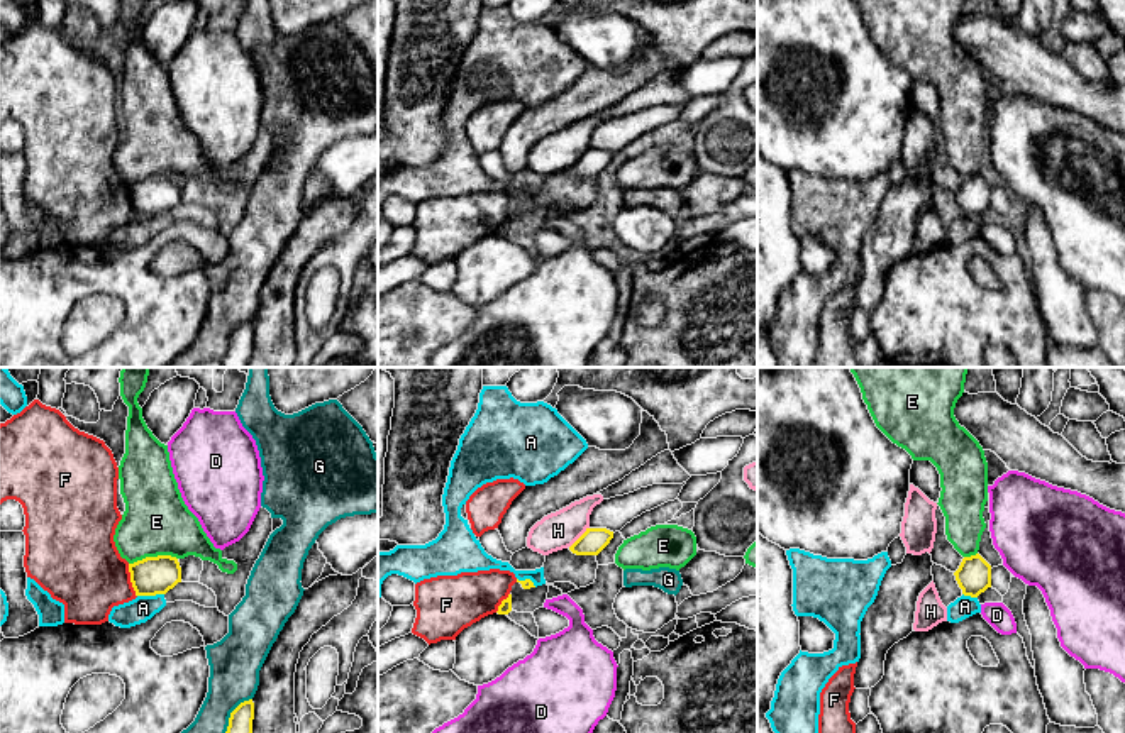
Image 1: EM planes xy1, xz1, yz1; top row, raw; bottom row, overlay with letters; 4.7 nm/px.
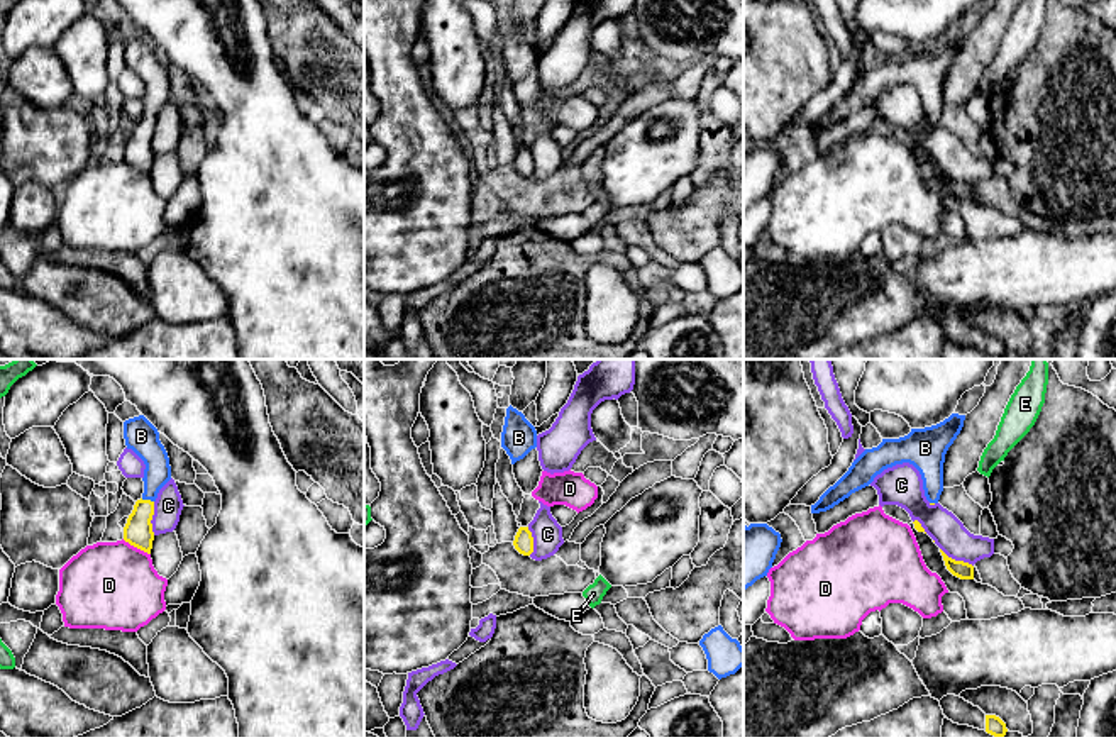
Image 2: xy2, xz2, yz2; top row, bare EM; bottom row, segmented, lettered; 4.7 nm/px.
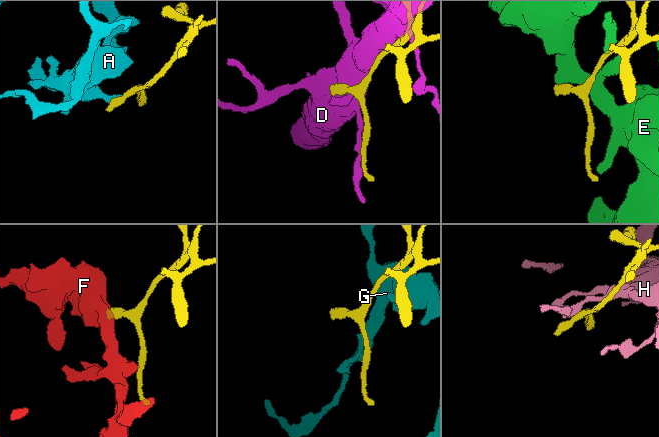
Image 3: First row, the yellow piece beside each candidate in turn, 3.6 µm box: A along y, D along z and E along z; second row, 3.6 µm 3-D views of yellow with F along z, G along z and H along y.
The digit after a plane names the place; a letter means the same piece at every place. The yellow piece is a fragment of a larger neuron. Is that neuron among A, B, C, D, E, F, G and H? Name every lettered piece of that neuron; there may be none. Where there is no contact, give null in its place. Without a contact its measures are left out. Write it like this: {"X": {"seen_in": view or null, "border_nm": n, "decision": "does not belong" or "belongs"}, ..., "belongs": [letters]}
{"A": {"seen_in": "xy1", "border_nm": 130, "decision": "does not belong"}, "B": {"seen_in": "xy2", "border_nm": 70, "decision": "belongs"}, "C": {"seen_in": "xy2", "border_nm": 160, "decision": "does not belong"}, "D": {"seen_in": "xy2", "border_nm": 150, "decision": "does not belong"}, "E": {"seen_in": "xy1", "border_nm": 240, "decision": "does not belong"}, "F": {"seen_in": "xy1", "border_nm": 170, "decision": "does not belong"}, "G": {"seen_in": "xy1", "border_nm": 260, "decision": "does not belong"}, "H": {"seen_in": "xz1", "border_nm": 140, "decision": "does not belong"}, "belongs": ["B"]}

